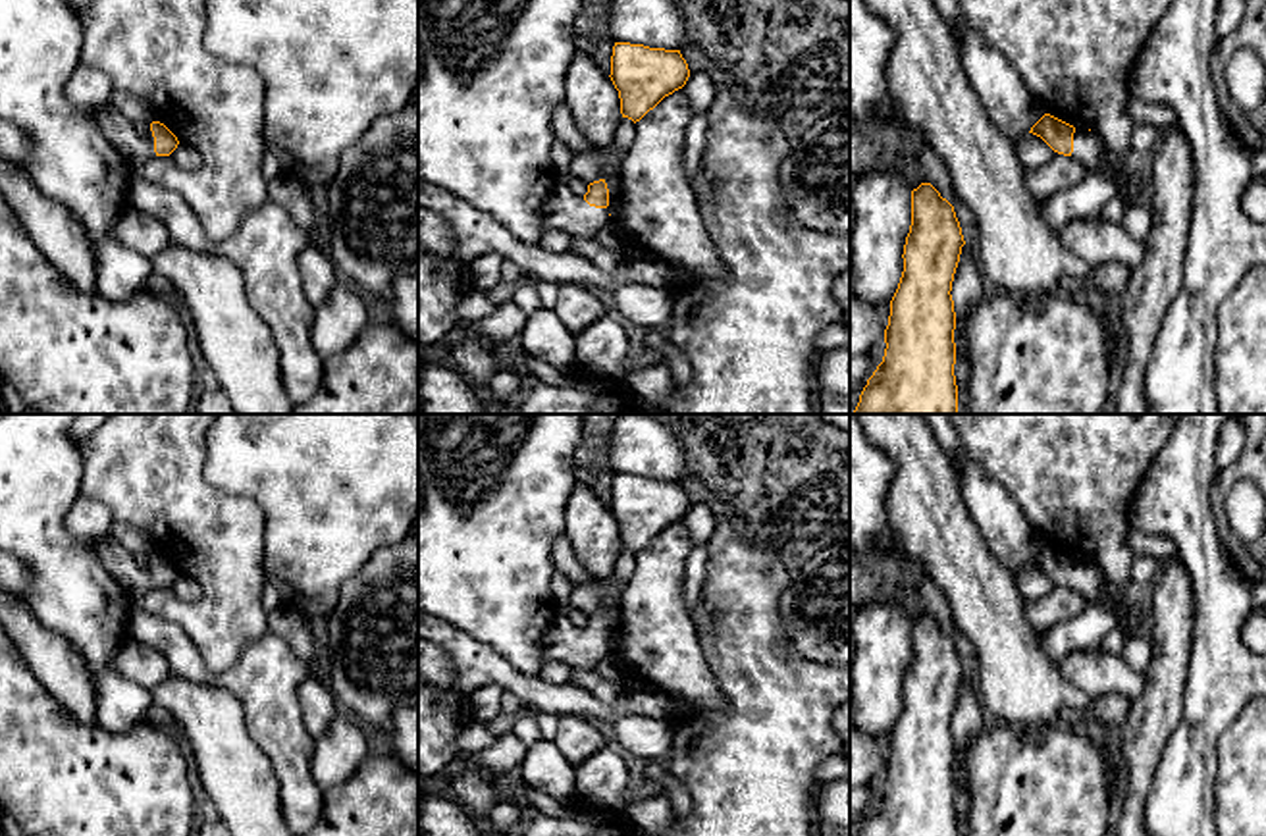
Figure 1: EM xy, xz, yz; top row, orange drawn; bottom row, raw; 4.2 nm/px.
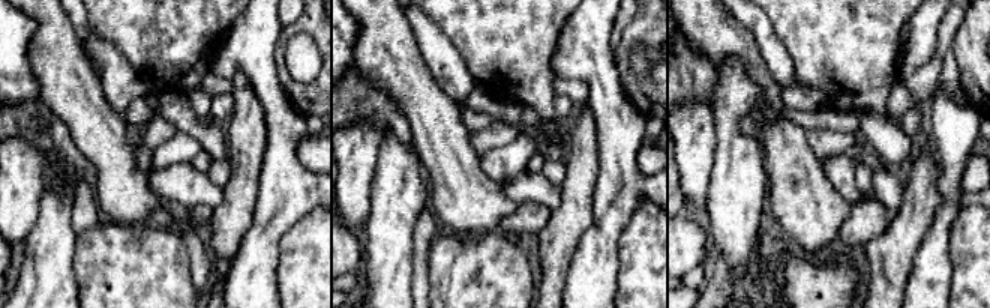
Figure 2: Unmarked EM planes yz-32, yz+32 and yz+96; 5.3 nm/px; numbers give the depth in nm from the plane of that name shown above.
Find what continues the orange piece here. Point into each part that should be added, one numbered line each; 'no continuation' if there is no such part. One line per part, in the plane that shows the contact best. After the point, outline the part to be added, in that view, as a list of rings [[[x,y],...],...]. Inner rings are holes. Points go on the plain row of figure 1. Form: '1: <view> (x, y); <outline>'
1: xy (135, 574); [[[108,536],[91,541],[91,547],[104,568],[125,588],[133,601],[143,599],[152,588],[156,588],[150,557],[139,559]]]

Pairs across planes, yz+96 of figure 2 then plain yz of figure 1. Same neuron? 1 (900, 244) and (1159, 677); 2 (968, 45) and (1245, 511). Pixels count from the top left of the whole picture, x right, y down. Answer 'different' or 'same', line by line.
1: same
2: different

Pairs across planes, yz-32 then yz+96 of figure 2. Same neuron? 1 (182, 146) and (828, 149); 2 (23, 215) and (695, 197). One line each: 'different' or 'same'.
1: different
2: same

